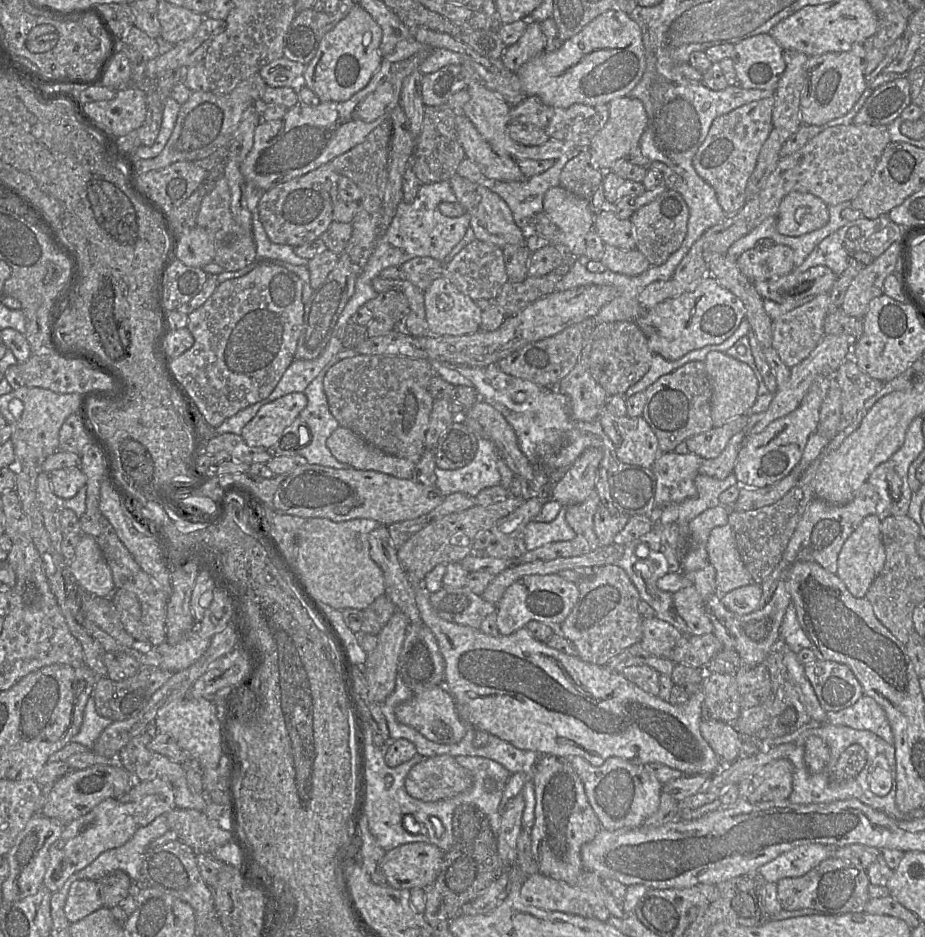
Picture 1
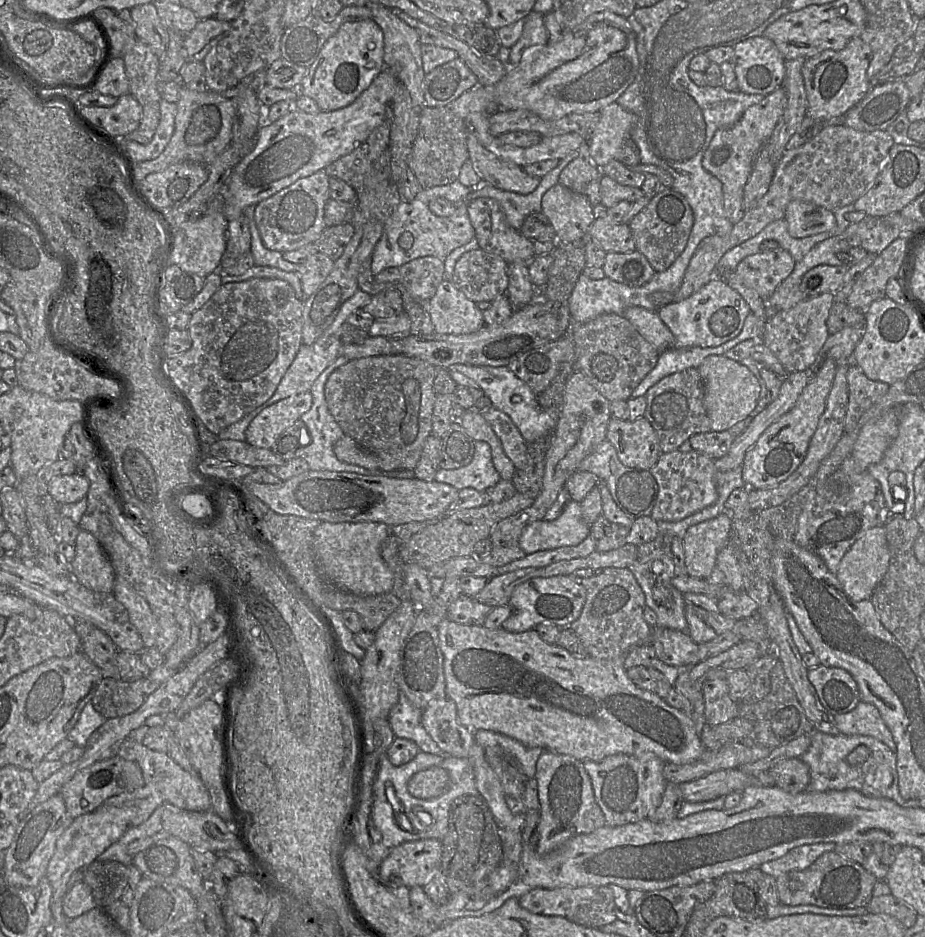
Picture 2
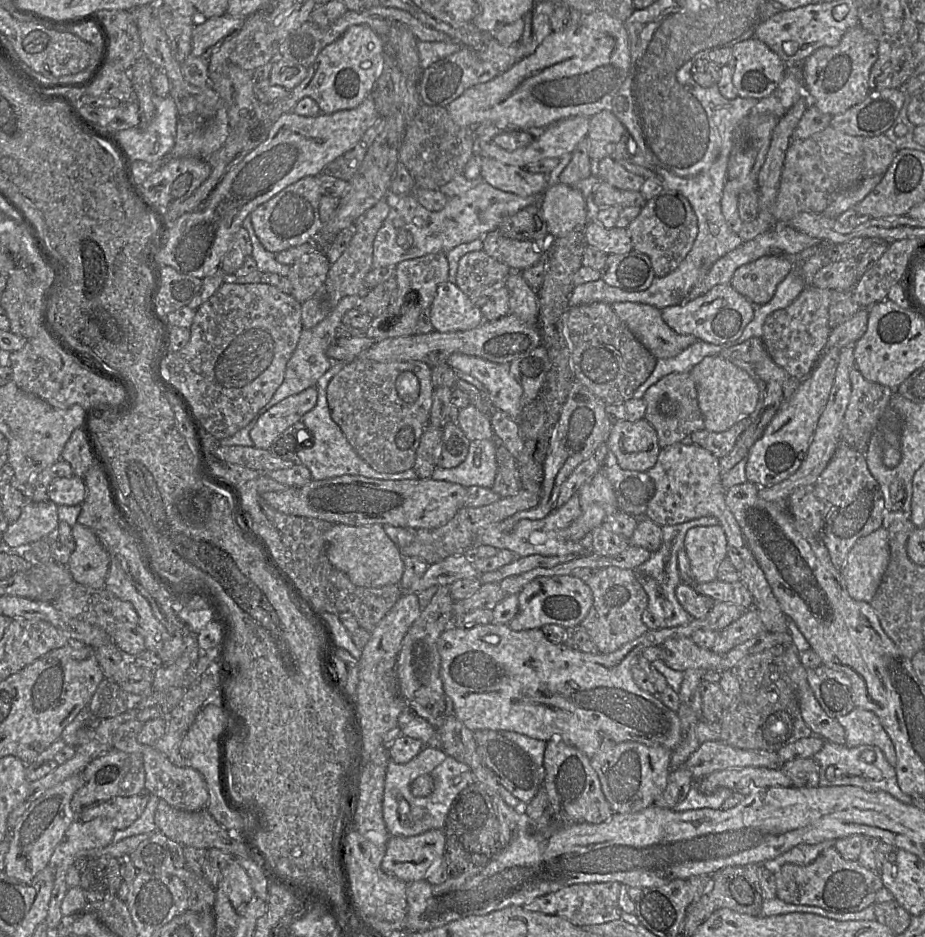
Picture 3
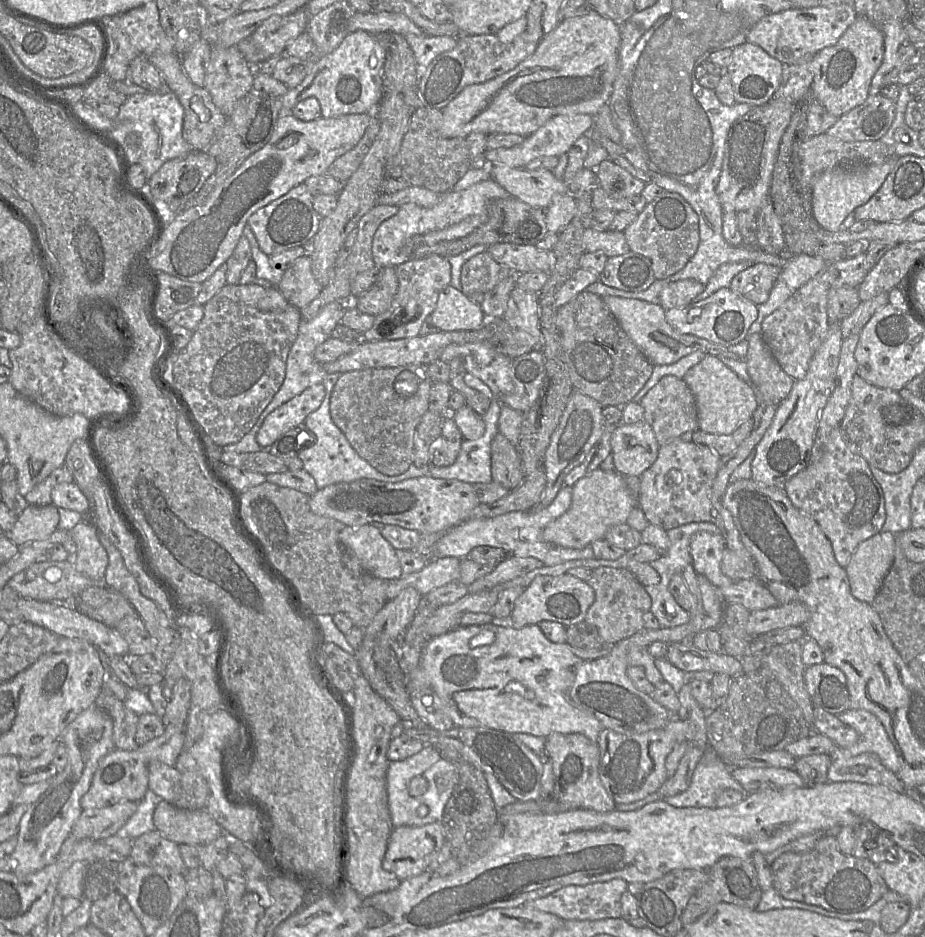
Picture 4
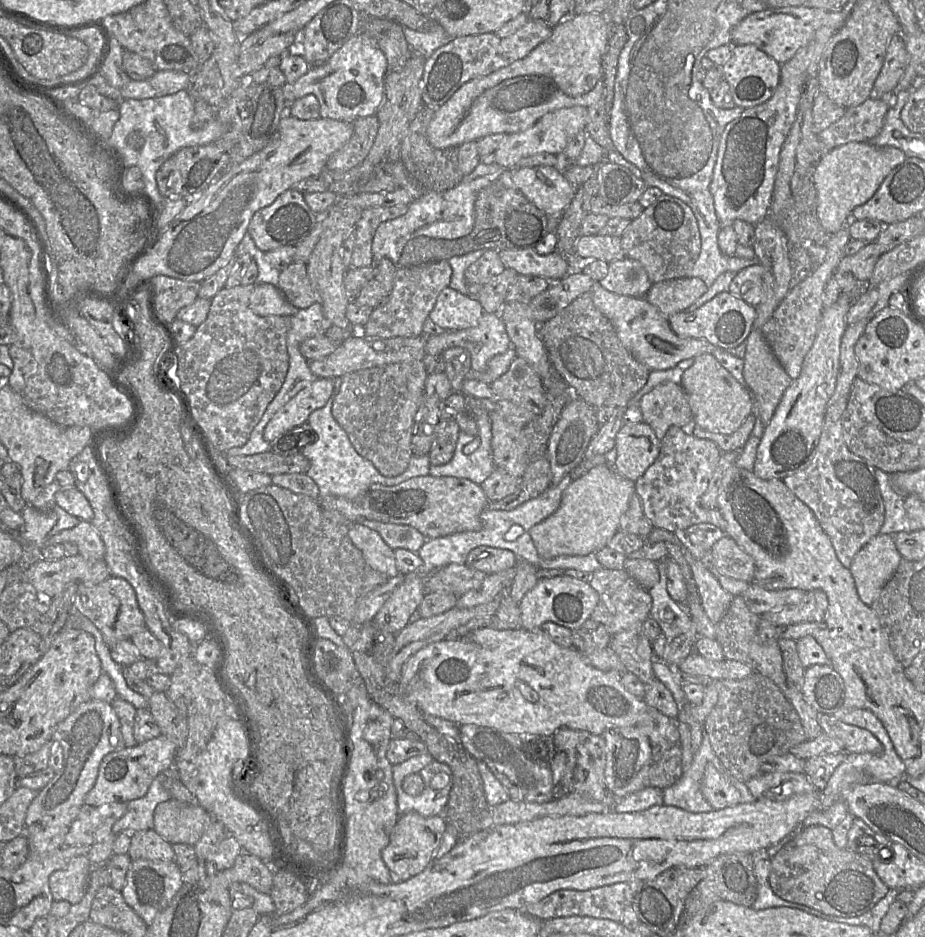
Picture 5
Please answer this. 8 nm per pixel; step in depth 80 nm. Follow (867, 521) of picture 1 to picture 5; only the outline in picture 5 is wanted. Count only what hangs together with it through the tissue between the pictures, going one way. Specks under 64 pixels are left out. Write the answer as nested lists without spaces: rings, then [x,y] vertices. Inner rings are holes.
[[[878,534],[860,549],[849,570],[864,604],[870,607],[878,599],[901,559],[892,535],[888,534]]]

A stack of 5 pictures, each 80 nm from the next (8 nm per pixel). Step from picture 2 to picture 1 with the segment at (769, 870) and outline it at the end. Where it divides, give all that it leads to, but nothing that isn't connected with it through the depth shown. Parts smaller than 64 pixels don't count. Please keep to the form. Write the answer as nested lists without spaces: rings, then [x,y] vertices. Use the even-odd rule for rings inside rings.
[[[827,845],[797,846],[762,865],[758,869],[758,873],[766,882],[777,883],[783,878],[796,878],[805,875],[830,856],[832,856],[832,848]]]

